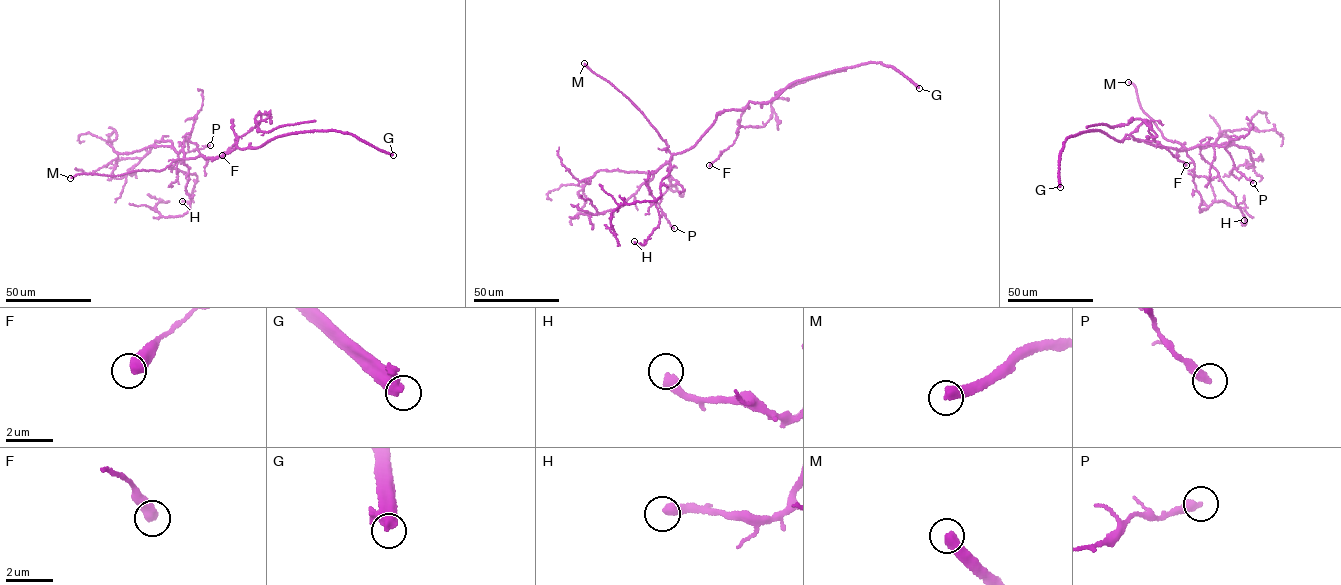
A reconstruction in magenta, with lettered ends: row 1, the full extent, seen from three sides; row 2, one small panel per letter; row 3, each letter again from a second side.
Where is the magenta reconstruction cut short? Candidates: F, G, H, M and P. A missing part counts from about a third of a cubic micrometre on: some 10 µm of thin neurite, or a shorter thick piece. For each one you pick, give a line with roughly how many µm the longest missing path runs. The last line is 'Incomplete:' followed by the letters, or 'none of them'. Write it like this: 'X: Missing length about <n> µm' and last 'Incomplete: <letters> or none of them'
G: Missing length about 140 µm
M: Missing length about 25 µm
Incomplete: G, M

